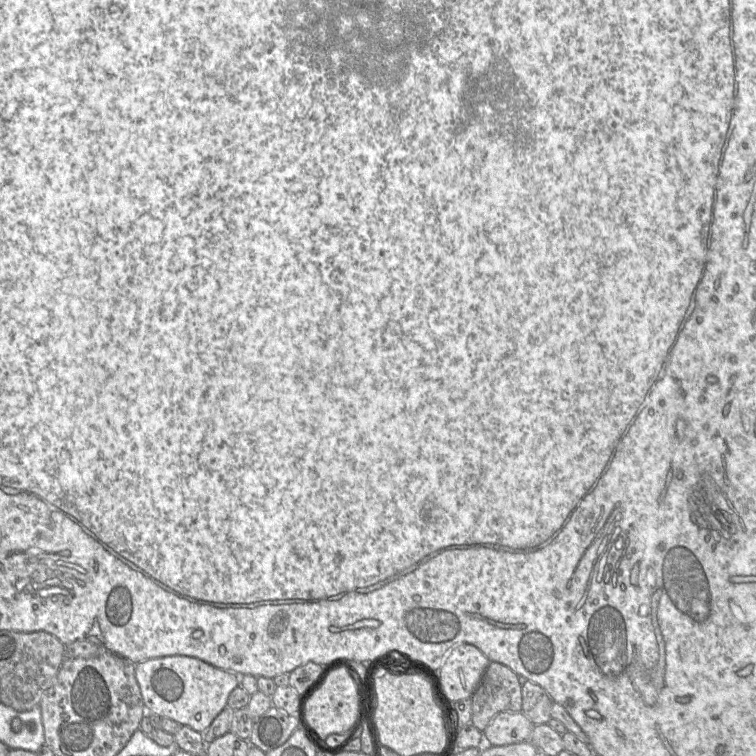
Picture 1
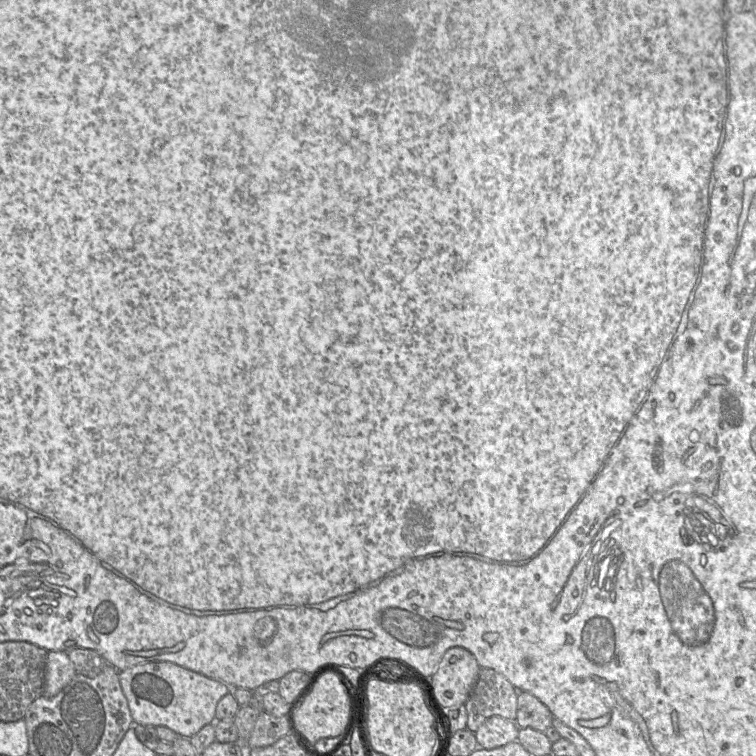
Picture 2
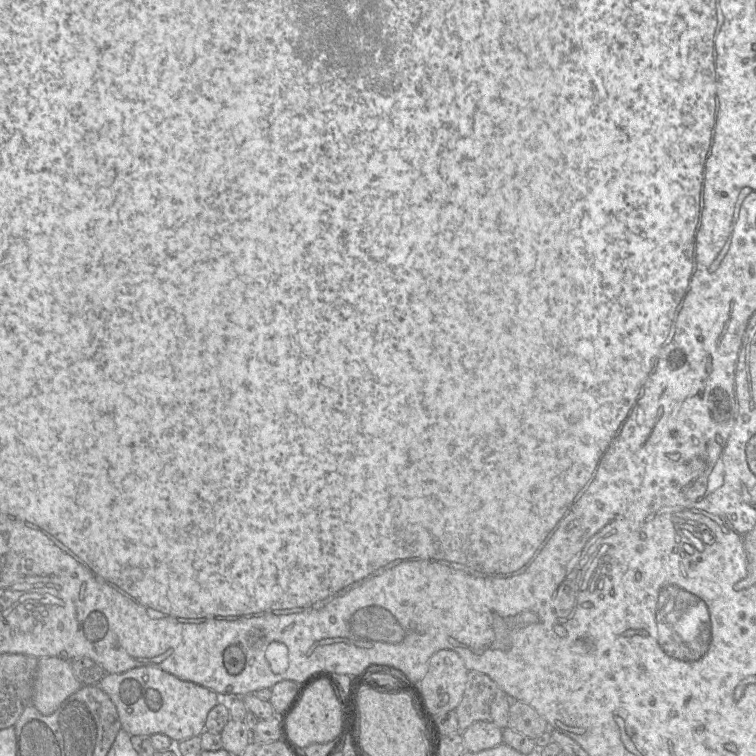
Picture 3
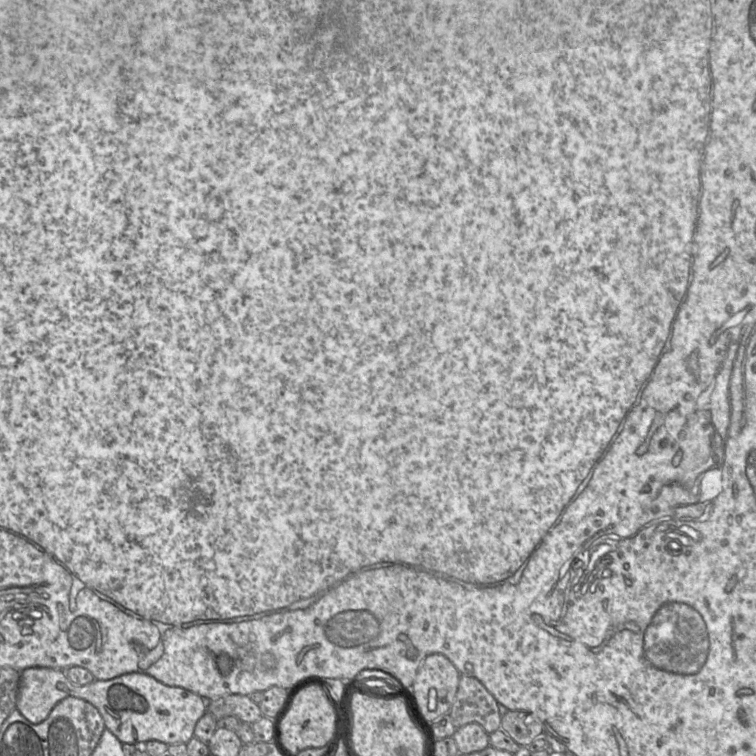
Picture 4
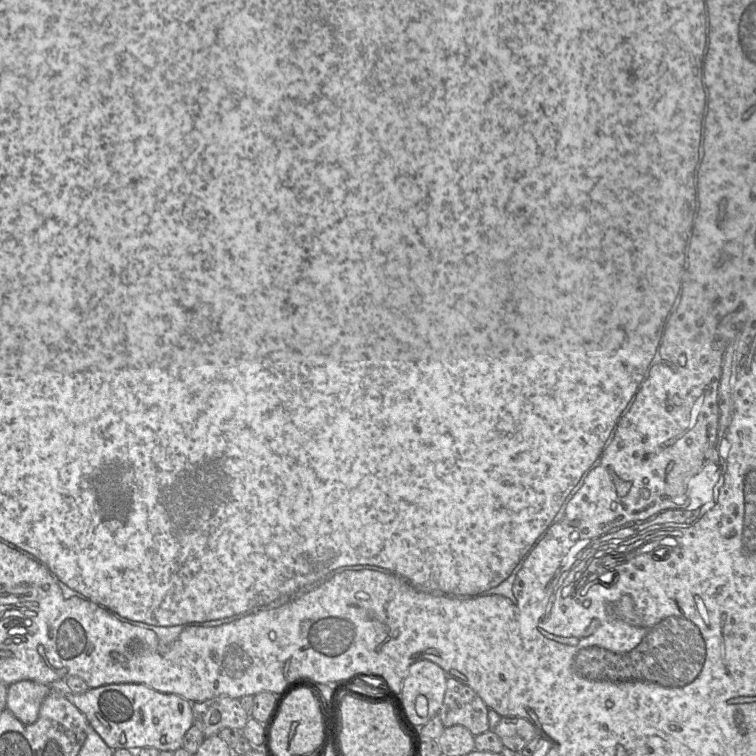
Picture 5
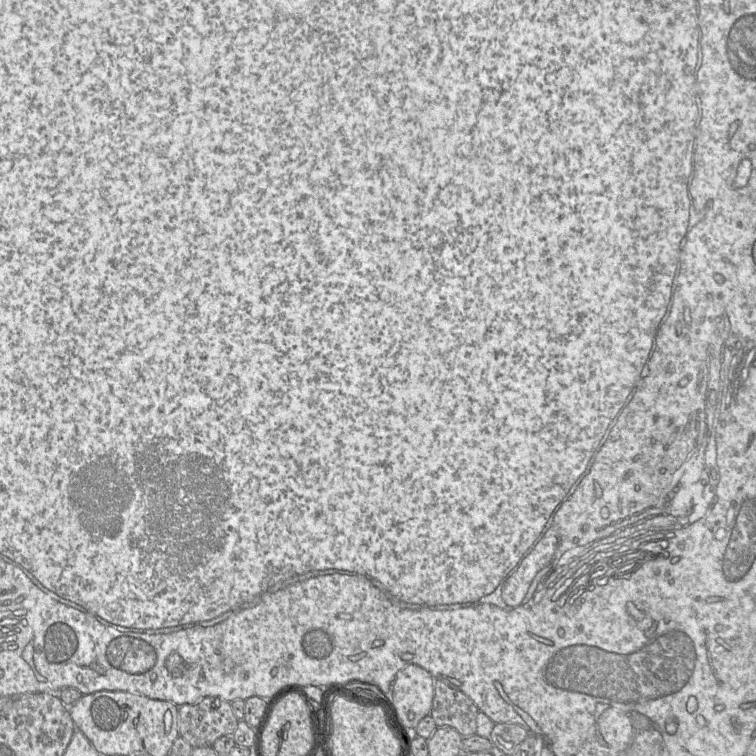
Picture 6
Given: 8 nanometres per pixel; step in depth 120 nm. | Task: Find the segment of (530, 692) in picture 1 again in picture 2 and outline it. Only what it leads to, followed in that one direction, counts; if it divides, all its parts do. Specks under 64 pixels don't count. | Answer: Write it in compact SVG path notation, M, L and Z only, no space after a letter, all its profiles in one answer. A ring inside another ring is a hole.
M518 691L515 723L519 728L532 728L544 732L552 726L553 715L536 696L527 691Z

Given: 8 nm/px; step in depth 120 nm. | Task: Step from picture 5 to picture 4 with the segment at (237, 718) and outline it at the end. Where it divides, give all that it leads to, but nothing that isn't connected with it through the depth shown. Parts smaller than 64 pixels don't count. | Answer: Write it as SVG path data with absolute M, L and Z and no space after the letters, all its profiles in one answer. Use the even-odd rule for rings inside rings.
M224 695L207 700L207 712L218 722L228 716L235 716L247 723L254 723L262 717L258 704L247 695Z

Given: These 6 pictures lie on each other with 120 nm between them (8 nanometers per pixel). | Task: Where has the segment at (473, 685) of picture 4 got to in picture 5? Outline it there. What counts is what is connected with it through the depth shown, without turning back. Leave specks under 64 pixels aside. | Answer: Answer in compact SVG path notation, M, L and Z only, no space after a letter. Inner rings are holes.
M447 676L443 703L438 712L445 727L462 725L474 736L489 730L488 706L468 685Z

